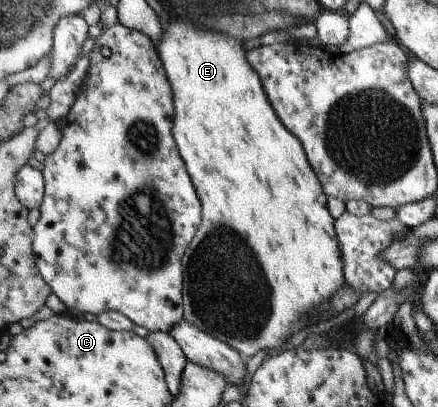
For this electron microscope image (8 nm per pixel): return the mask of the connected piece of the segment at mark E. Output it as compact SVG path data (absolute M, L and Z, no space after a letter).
M192 16L175 17L162 29L160 41L155 47L160 58L165 76L172 92L174 115L172 116L172 137L179 156L186 168L189 180L195 189L200 202L200 223L191 242L182 254L182 318L188 324L196 326L206 335L212 336L235 349L243 358L253 356L258 350L279 348L287 342L287 338L310 324L310 316L314 309L324 310L328 300L344 285L340 250L334 231L334 218L326 207L327 197L309 166L303 147L281 123L273 112L263 92L259 77L247 64L244 57L246 44L235 37L215 33L202 25L195 25Z

